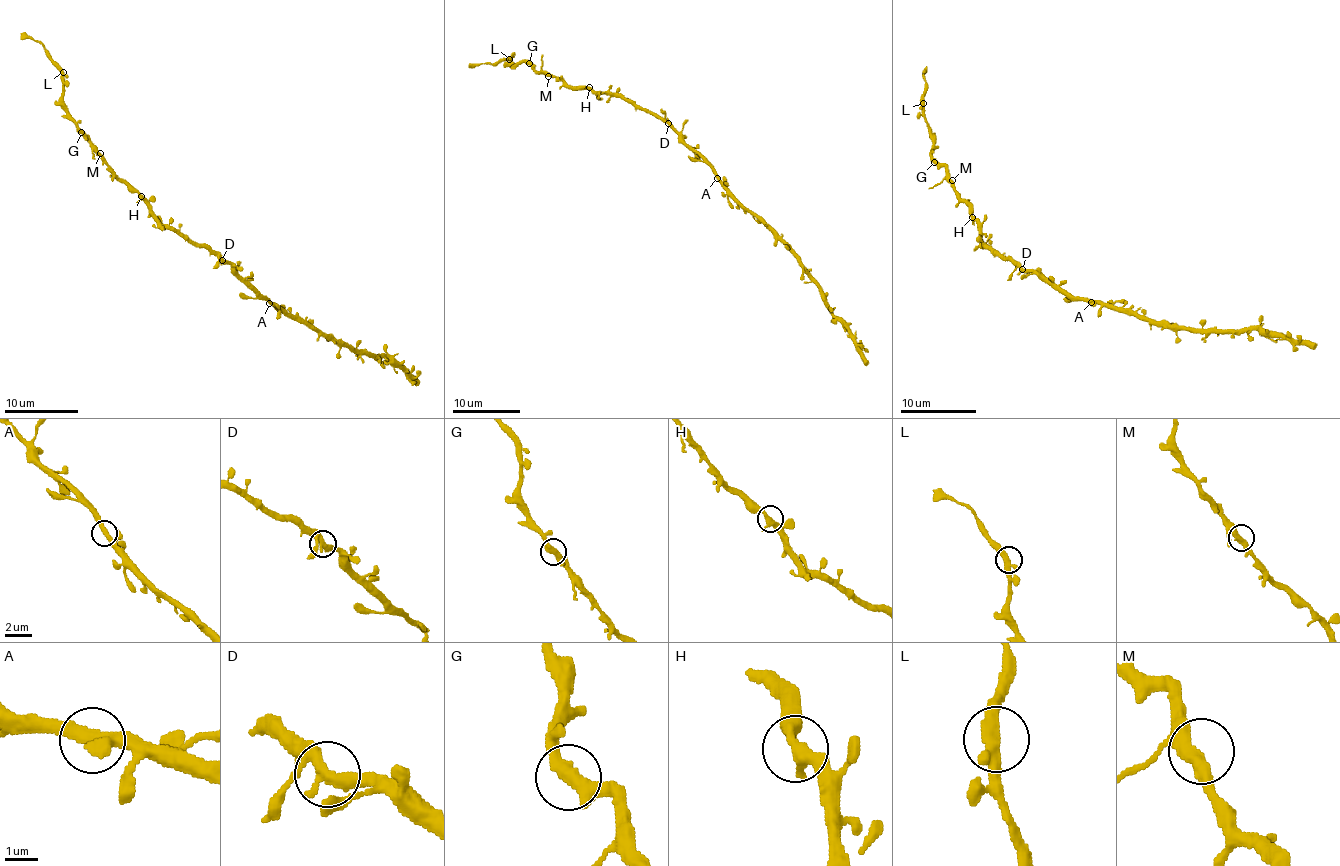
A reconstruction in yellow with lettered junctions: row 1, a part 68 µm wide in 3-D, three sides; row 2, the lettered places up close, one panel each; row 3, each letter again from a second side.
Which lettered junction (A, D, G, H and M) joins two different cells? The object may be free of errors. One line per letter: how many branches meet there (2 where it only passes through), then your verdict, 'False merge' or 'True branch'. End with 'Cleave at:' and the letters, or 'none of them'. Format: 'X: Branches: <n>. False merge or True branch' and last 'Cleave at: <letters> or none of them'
A: Branches: 3. True branch
D: Branches: 3. True branch
G: Branches: 3. True branch
H: Branches: 2. True branch
M: Branches: 2. True branch
Cleave at: none of them

